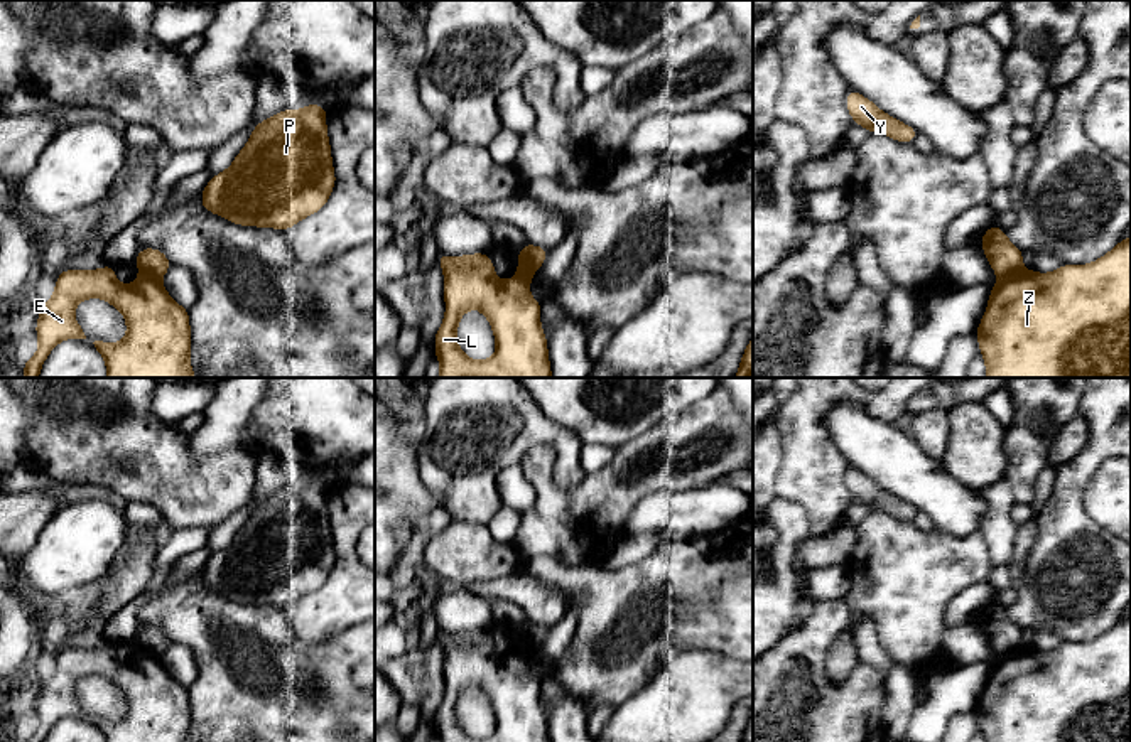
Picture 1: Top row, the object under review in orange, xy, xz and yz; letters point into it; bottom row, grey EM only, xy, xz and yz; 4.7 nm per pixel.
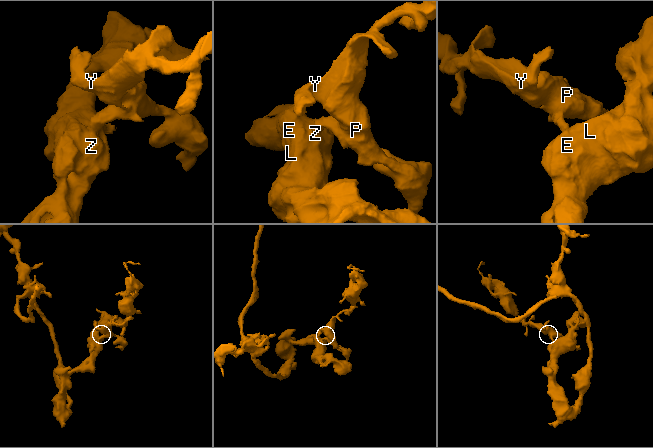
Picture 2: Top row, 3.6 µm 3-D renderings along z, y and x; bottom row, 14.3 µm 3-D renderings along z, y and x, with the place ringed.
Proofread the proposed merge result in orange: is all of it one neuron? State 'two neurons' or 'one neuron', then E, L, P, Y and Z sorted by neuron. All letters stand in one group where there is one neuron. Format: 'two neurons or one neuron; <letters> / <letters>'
two neurons; E L Z / P Y

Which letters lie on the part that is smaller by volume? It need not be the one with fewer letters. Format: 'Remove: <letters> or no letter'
Remove: P, Y

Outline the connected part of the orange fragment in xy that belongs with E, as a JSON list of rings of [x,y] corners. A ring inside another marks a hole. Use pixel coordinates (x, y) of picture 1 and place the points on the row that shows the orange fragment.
[[[113,265],[59,272],[35,334],[39,349],[24,363],[22,378],[39,378],[49,352],[64,339],[91,344],[106,363],[106,378],[196,378],[189,359],[189,310],[149,272],[140,272],[132,285],[116,280]],[[86,298],[103,298],[122,312],[127,336],[120,342],[91,339],[81,329],[74,309]]]

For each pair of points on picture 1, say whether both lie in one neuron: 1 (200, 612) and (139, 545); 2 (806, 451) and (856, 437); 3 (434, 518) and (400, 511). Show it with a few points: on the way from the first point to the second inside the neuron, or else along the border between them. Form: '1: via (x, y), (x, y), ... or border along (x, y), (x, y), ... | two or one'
1: border along (154, 574), (146, 589) | two
2: border along (834, 403), (824, 419), (824, 425), (849, 466) | two
3: border along (441, 506), (427, 515) | two

